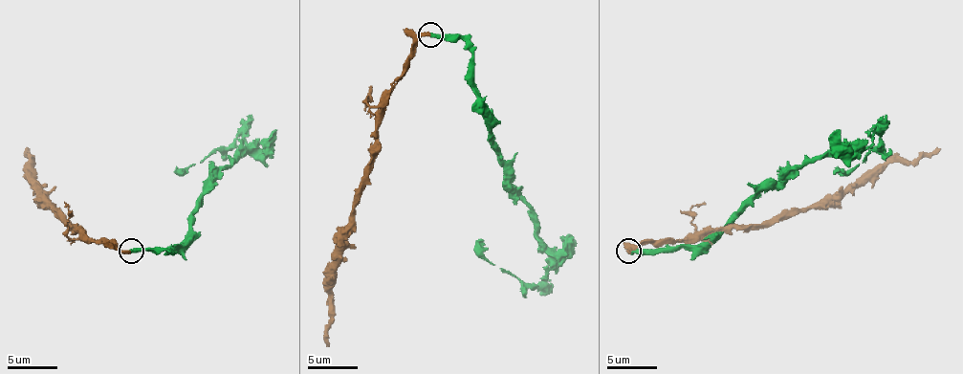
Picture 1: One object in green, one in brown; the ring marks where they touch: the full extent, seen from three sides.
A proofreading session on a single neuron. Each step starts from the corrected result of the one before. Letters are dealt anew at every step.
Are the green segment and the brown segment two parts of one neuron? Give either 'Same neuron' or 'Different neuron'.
Same neuron

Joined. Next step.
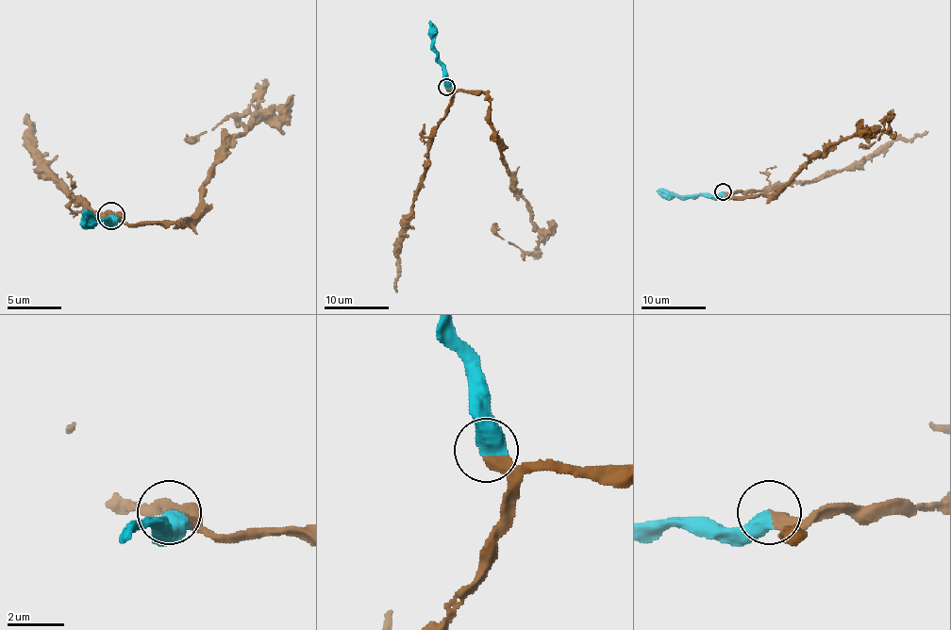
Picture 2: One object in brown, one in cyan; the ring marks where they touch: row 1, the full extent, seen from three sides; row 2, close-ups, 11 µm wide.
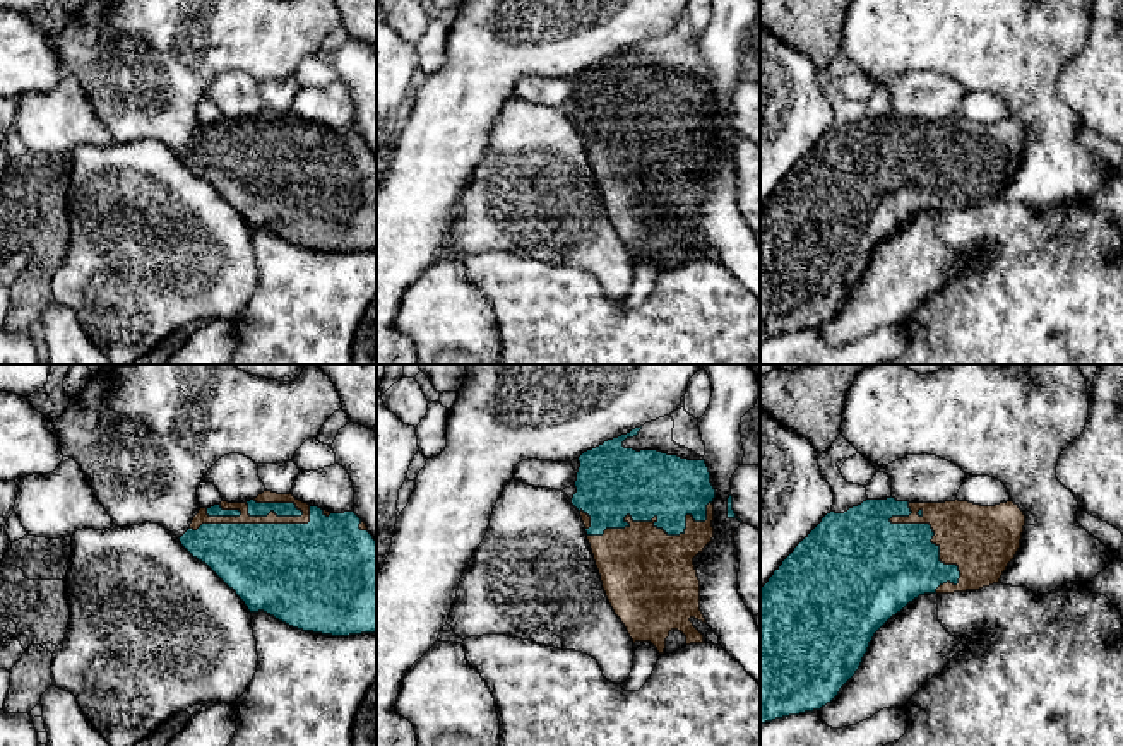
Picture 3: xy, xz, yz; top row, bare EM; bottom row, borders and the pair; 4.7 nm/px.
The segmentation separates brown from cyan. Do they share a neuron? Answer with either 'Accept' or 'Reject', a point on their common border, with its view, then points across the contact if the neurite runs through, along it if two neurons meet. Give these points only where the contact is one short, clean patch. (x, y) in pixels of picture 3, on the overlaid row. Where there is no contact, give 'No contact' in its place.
Accept. Touches brown at xz (653, 526)

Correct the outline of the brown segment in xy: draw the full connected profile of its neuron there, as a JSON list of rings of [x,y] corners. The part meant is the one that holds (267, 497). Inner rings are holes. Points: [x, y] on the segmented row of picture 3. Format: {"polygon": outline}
{"polygon": [[[264,491],[245,503],[221,501],[200,508],[190,529],[178,539],[236,592],[250,613],[264,611],[293,628],[332,636],[377,631],[377,541],[354,512],[330,513],[296,500],[291,493]]]}

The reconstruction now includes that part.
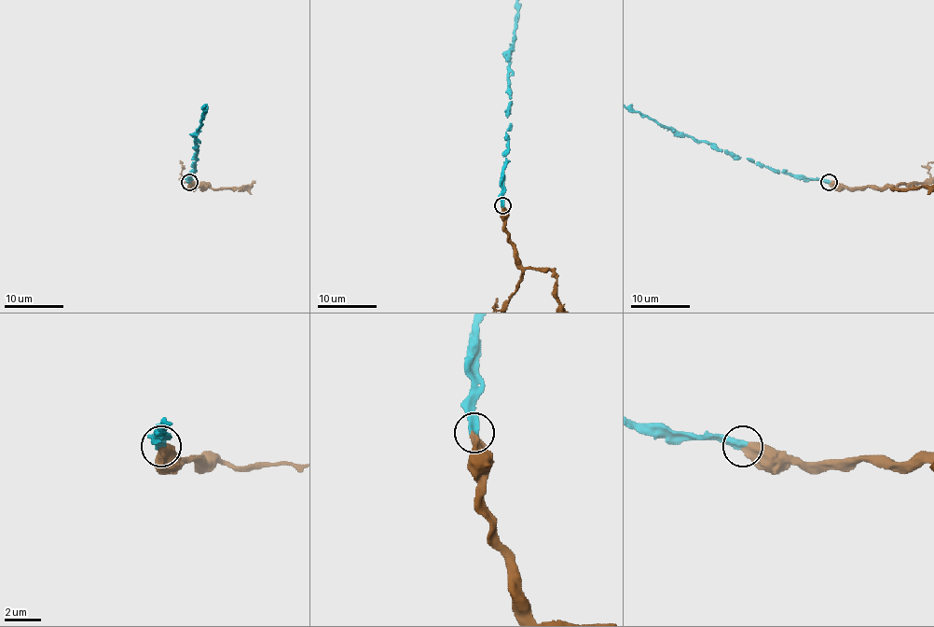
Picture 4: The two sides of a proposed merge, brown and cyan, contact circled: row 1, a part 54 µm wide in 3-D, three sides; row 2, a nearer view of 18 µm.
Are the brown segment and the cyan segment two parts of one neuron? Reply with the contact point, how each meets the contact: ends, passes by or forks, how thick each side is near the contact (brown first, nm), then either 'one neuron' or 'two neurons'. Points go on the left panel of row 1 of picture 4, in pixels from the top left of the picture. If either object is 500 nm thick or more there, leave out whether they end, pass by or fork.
place (189, 182); brown ends; cyan ends; calibres 480 and 440 nm; one neuron

